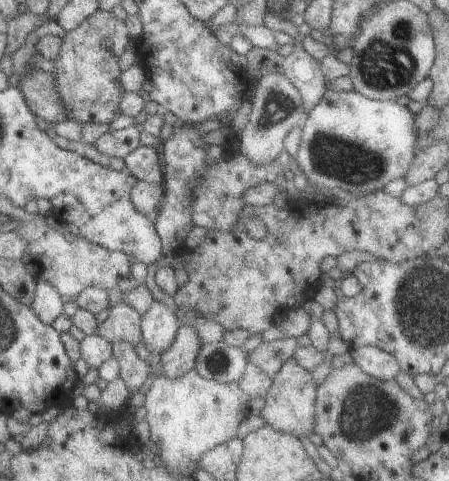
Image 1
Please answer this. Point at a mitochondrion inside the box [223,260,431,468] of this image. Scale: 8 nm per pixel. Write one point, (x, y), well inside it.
(365, 413)

